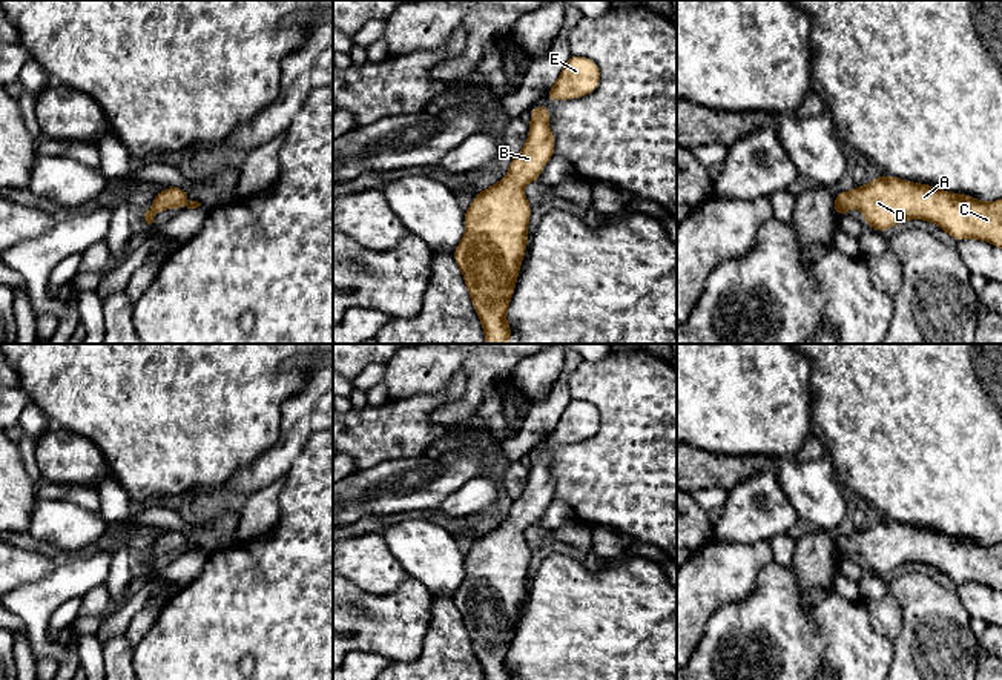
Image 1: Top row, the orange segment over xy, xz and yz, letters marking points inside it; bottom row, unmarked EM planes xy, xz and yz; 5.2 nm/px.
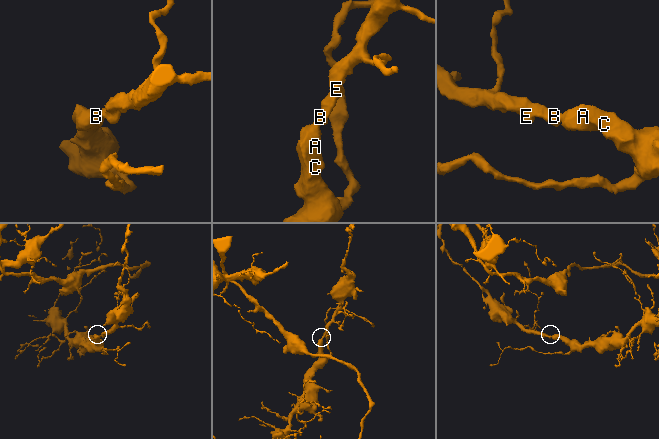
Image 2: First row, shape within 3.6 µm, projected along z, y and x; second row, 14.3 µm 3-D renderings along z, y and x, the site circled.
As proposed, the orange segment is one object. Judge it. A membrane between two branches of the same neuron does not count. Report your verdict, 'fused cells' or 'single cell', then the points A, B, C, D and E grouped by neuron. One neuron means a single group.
single cell; groups A B C D E

